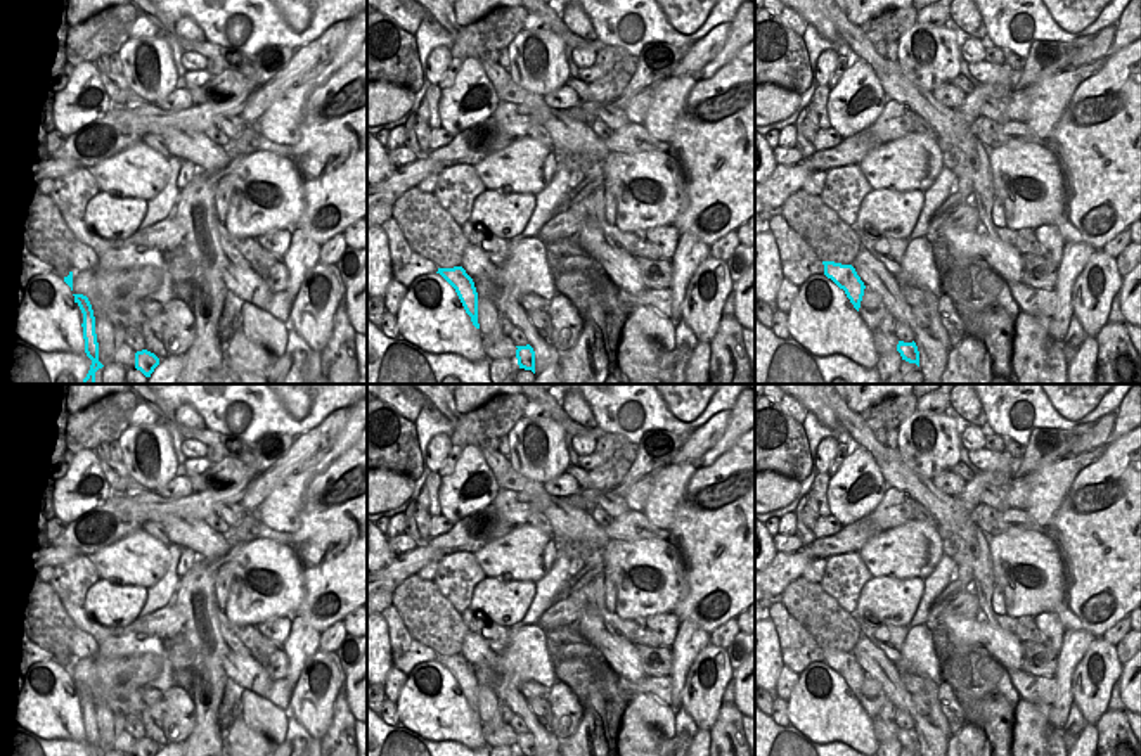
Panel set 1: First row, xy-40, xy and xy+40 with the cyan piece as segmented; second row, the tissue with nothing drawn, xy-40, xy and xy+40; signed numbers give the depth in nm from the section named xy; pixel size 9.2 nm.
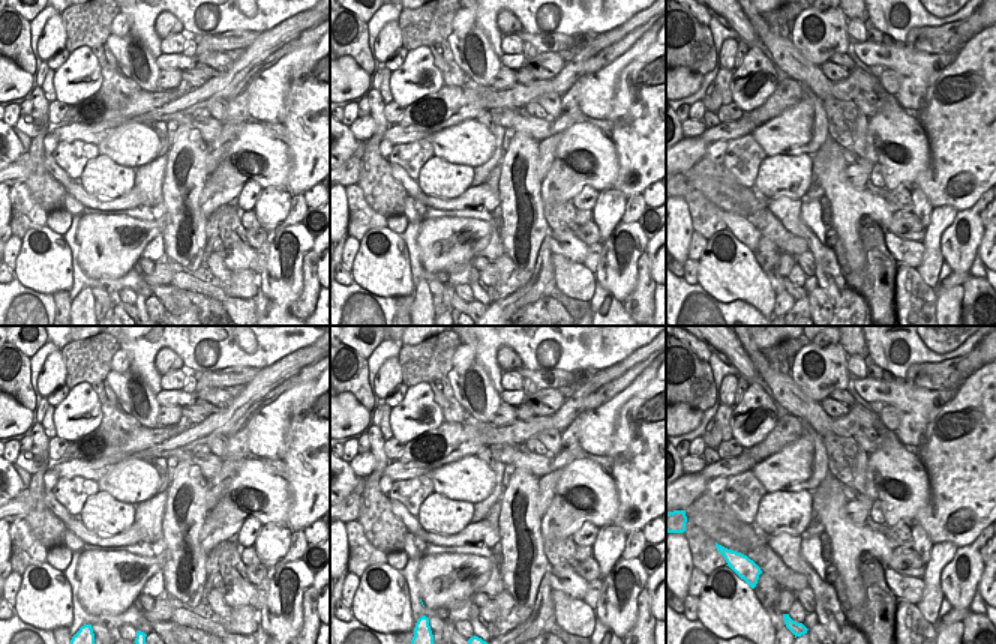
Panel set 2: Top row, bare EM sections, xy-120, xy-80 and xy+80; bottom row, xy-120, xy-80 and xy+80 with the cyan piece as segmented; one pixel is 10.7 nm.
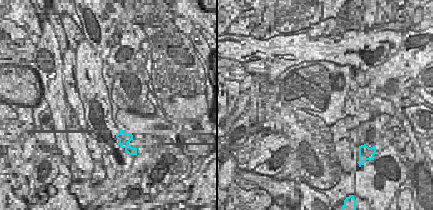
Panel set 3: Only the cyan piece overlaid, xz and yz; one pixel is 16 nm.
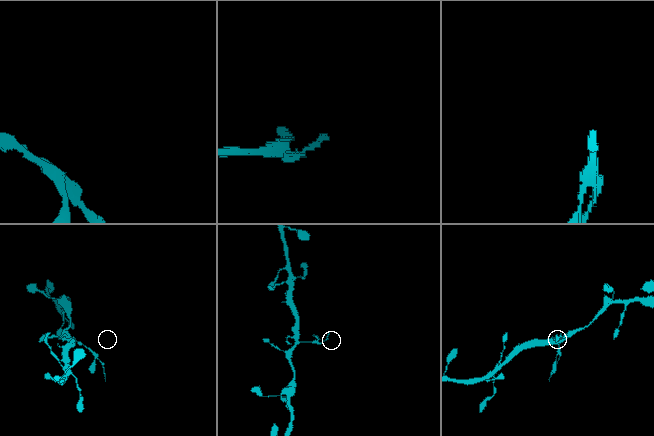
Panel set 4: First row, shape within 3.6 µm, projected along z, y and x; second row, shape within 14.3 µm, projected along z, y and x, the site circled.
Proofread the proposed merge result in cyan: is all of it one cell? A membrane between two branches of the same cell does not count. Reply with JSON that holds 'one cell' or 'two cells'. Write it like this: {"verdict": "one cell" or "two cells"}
{"verdict": "two cells"}

